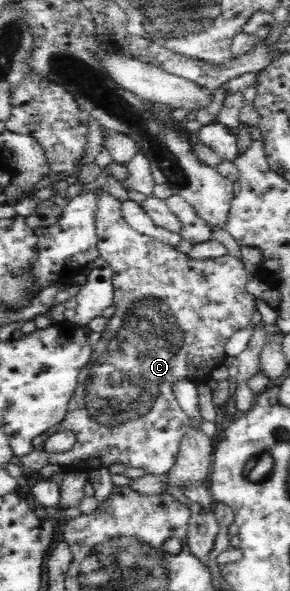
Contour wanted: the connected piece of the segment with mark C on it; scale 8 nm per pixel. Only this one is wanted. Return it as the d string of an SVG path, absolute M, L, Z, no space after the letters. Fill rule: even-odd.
M102 189L102 193L98 193L94 213L100 257L110 264L114 272L113 305L116 312L107 319L101 338L91 345L90 361L78 377L65 418L56 427L37 435L33 439L34 449L16 459L25 475L37 475L48 463L57 463L85 474L90 470L108 468L113 463L142 467L146 474L168 473L177 460L182 438L191 427L190 418L174 395L174 383L181 380L207 383L214 370L230 361L225 348L227 339L244 329L257 310L256 298L246 290L246 283L254 275L246 271L240 258L228 253L214 259L188 258L177 247L135 231L123 218L121 205L120 200ZM62 429L76 434L74 447L62 453L44 451L41 445L45 438Z

